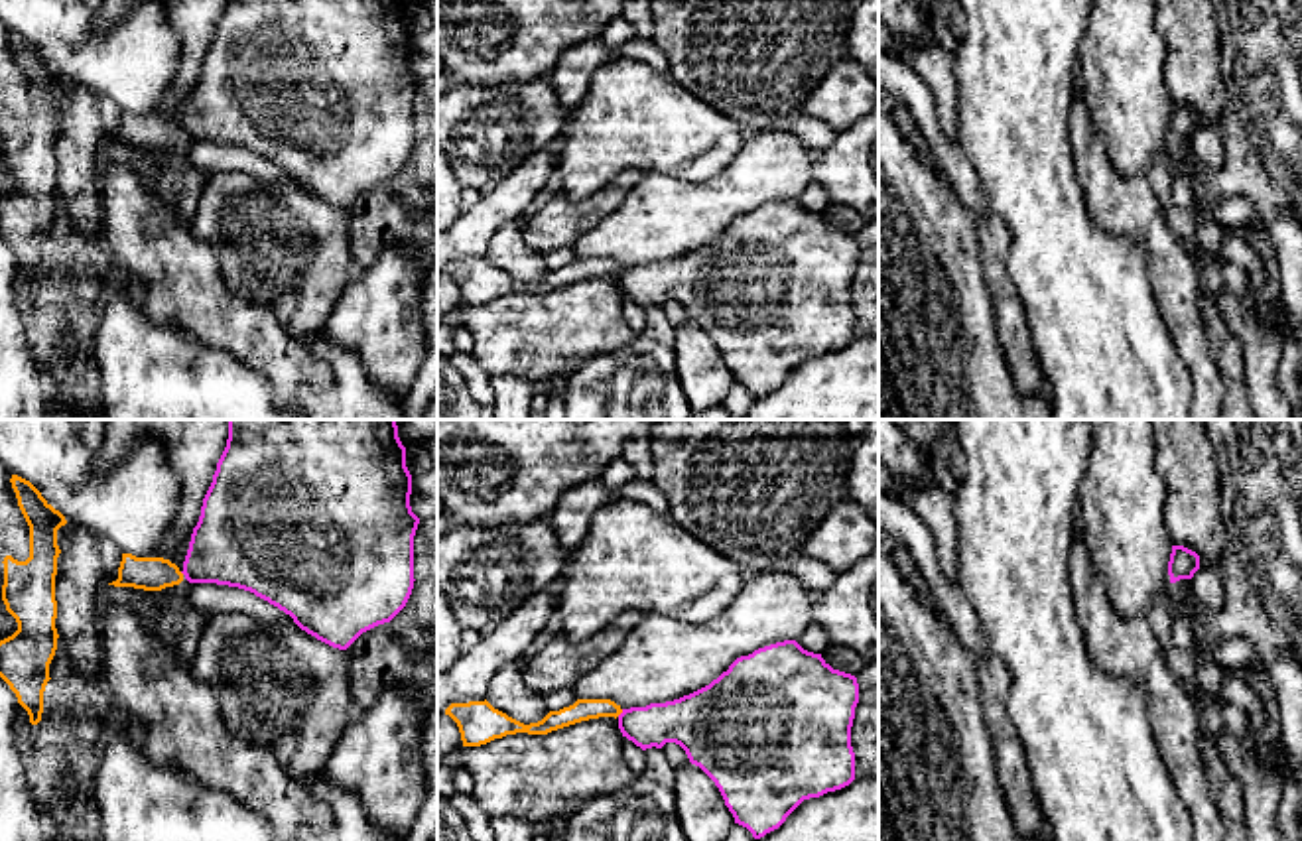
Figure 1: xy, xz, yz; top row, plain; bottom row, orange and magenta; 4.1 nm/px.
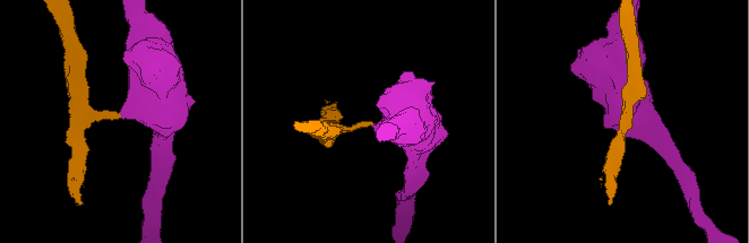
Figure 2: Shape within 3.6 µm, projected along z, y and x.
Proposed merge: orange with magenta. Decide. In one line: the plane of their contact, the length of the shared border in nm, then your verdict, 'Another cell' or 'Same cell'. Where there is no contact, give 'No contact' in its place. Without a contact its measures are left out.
Touches orange in xz. Shared border 40 nm. Another cell

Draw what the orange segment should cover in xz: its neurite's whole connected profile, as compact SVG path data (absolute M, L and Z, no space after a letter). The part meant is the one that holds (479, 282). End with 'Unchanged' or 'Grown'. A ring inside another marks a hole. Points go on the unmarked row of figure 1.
M487 258L469 262L451 262L445 268L461 291L463 305L481 305L506 293L528 291L548 293L552 290L599 276L618 276L620 264L611 258L577 258L559 270L550 270L542 280L524 284L506 272L494 268Z. Unchanged

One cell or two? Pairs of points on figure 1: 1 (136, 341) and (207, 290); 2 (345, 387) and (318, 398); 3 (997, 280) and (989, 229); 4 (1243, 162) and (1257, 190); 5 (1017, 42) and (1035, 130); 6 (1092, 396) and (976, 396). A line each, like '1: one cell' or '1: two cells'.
1: two cells
2: one cell
3: one cell
4: one cell
5: one cell
6: two cells

